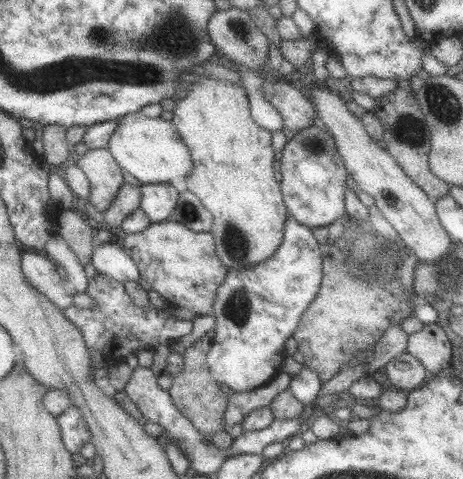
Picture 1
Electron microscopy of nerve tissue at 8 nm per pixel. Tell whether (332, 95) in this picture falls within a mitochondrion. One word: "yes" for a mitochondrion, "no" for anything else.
no

